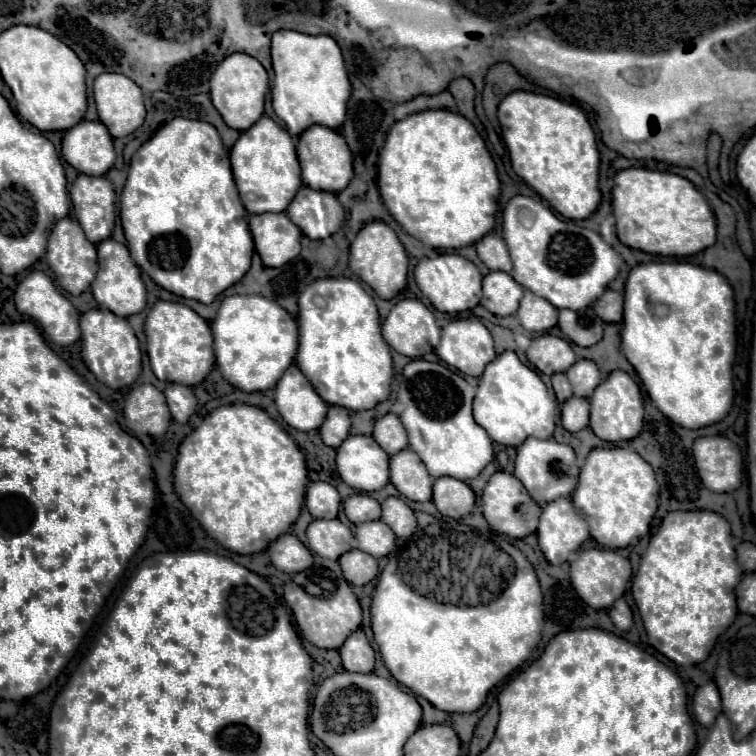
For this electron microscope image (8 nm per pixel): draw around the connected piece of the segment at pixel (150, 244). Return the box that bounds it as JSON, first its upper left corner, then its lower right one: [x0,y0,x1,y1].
[120,117,254,303]

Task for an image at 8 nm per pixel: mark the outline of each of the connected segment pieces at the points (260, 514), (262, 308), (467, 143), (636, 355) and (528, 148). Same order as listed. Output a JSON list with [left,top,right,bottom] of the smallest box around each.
[[174,403,308,555],[210,295,298,393],[378,109,500,249],[622,263,736,429],[498,91,600,219]]

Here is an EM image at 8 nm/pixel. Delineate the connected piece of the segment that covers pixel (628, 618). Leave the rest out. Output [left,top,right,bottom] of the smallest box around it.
[610,599,634,631]

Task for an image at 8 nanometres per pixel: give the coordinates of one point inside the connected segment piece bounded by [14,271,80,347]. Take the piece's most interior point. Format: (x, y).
(36, 296)

